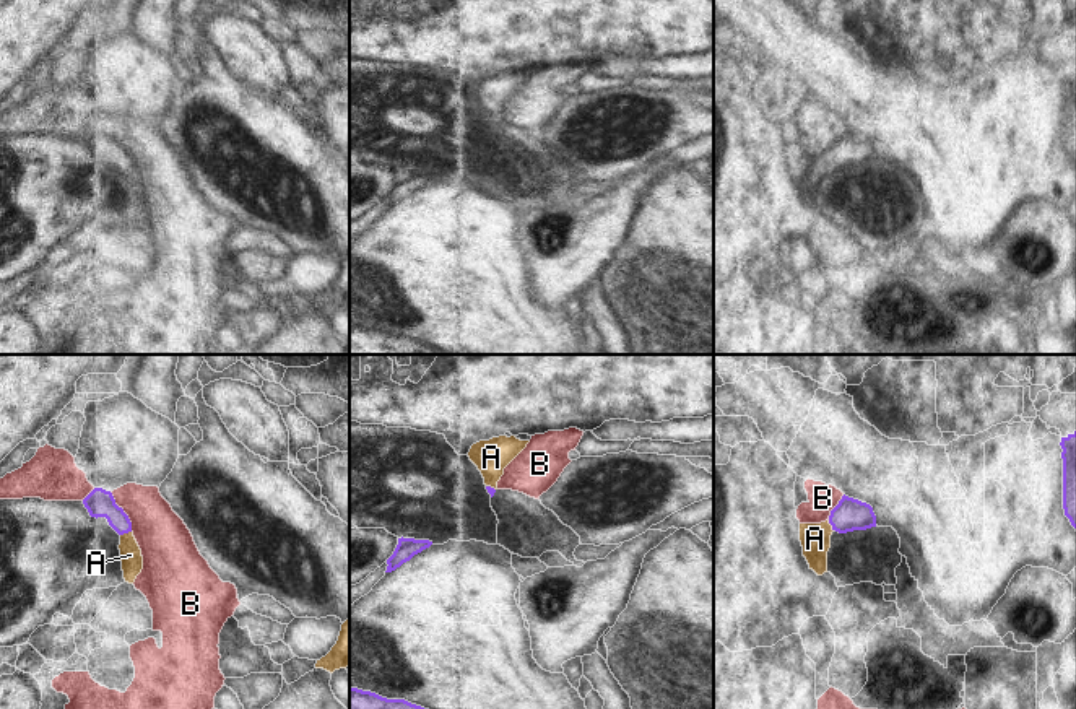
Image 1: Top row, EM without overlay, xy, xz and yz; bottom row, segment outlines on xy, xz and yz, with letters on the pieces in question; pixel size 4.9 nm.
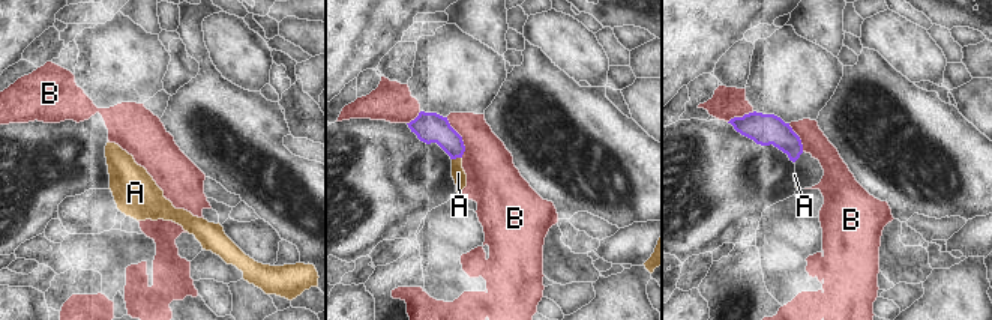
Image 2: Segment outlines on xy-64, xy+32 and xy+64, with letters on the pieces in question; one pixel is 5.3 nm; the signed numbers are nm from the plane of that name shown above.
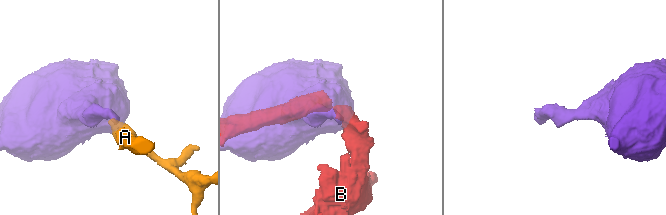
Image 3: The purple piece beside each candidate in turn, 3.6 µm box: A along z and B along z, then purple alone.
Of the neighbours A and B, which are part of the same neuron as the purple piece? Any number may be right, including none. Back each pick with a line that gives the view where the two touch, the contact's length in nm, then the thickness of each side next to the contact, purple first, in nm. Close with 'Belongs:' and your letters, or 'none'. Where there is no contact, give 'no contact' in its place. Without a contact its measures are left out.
A: contact in xy; length 60 nm; calibres 140 and 110 nm
Belongs: A

